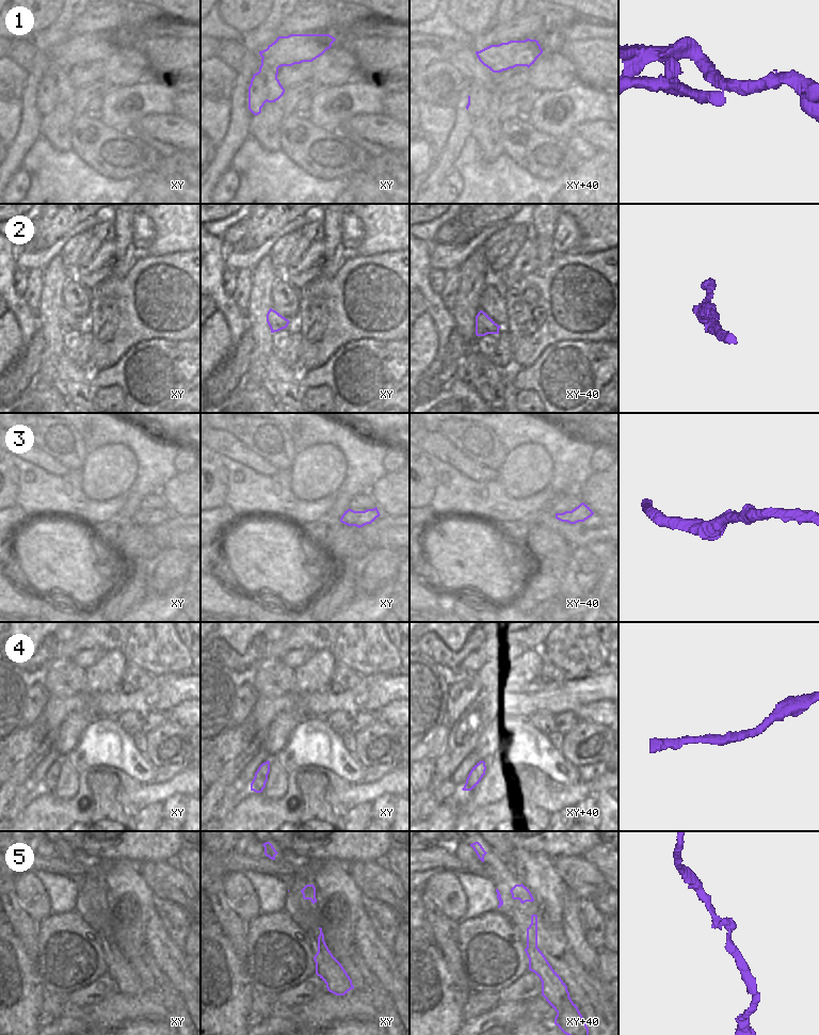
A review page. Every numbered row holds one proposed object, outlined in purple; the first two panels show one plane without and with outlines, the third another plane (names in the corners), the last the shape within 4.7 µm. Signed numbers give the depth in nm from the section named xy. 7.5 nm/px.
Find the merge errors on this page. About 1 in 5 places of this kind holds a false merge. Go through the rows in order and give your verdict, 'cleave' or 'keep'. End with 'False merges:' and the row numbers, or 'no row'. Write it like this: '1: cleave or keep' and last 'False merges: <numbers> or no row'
1: cleave
2: keep
3: keep
4: keep
5: keep
False merges: 1

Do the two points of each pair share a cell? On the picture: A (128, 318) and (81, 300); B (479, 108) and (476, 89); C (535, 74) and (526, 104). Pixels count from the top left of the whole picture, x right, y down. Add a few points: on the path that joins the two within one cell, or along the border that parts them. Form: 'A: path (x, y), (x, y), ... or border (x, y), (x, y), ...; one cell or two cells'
A: border (86, 289), (89, 315), (85, 320), (81, 321); two cells
B: path (478, 104), (477, 93); one cell
C: border (528, 84), (540, 92); two cells

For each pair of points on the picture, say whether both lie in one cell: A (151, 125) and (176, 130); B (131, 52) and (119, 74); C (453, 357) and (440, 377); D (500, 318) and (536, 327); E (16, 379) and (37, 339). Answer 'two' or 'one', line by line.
A: one
B: one
C: one
D: two
E: one

